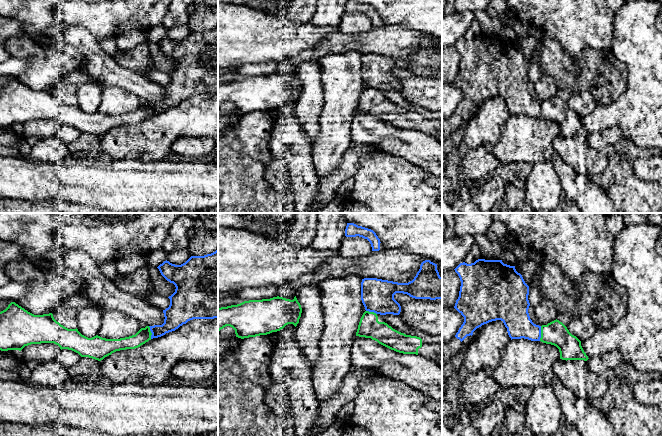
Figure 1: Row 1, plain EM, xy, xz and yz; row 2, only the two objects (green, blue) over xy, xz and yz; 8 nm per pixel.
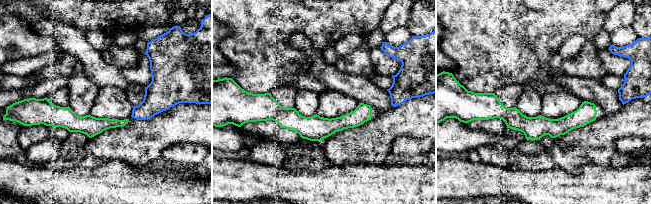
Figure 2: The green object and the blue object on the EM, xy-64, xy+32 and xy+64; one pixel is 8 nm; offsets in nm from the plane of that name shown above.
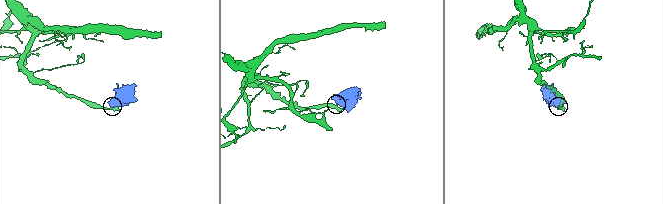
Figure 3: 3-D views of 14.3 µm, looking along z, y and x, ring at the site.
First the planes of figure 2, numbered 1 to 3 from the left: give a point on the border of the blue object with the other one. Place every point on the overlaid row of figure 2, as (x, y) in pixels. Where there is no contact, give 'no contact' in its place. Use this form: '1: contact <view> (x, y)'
1: no contact
2: no contact
3: no contact

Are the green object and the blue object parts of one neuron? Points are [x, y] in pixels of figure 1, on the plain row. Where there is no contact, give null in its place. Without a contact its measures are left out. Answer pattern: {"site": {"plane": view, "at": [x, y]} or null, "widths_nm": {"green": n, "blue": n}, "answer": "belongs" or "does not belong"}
{"site": {"plane": "yz", "at": [541, 109]}, "widths_nm": {"green": 190, "blue": 220}, "answer": "does not belong"}

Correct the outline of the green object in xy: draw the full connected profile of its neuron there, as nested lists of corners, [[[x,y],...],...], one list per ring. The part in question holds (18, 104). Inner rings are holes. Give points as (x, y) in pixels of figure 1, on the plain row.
[[[15,78],[0,88],[0,126],[19,126],[31,120],[54,119],[81,133],[98,137],[120,126],[135,125],[151,116],[150,103],[141,104],[135,111],[106,115],[98,111],[88,114],[78,105],[68,105],[57,98],[52,89],[34,91]]]

